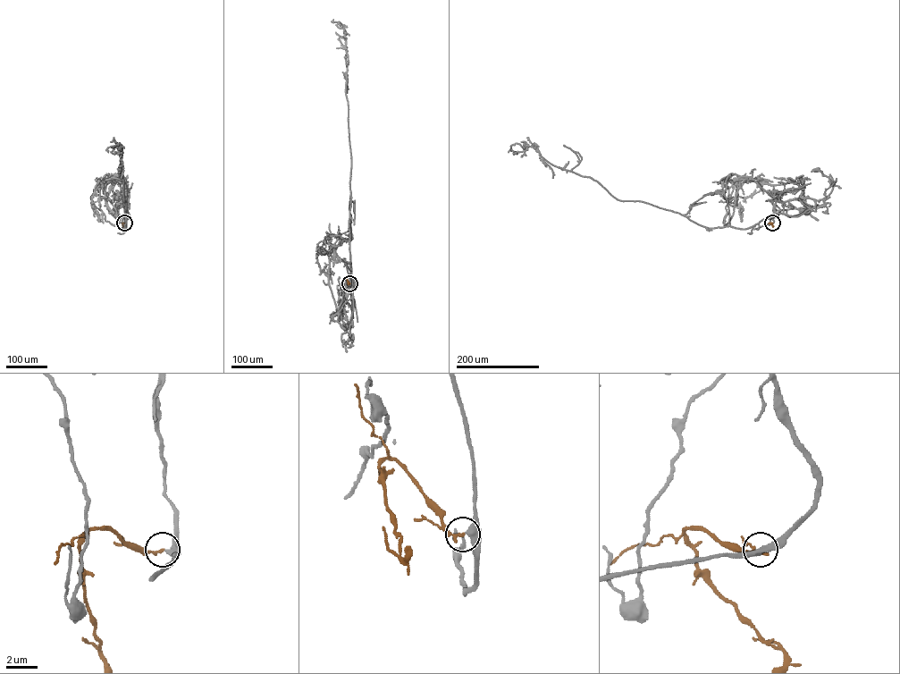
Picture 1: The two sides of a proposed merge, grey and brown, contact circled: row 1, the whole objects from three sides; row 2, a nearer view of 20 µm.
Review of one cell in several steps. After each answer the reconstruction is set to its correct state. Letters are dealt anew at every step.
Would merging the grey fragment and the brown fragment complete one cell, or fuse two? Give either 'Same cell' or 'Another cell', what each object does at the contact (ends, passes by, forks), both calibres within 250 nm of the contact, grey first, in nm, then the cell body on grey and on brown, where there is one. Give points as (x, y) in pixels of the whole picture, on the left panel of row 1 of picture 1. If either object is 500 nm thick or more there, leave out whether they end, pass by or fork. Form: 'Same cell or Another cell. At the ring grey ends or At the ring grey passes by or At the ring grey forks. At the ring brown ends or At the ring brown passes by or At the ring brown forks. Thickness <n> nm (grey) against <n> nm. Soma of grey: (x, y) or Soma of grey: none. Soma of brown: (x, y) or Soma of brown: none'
Same cell. At the ring grey passes by. At the ring brown ends. Thickness 360 nm (grey) against 240 nm. Soma of grey: (119, 170). Soma of brown: none

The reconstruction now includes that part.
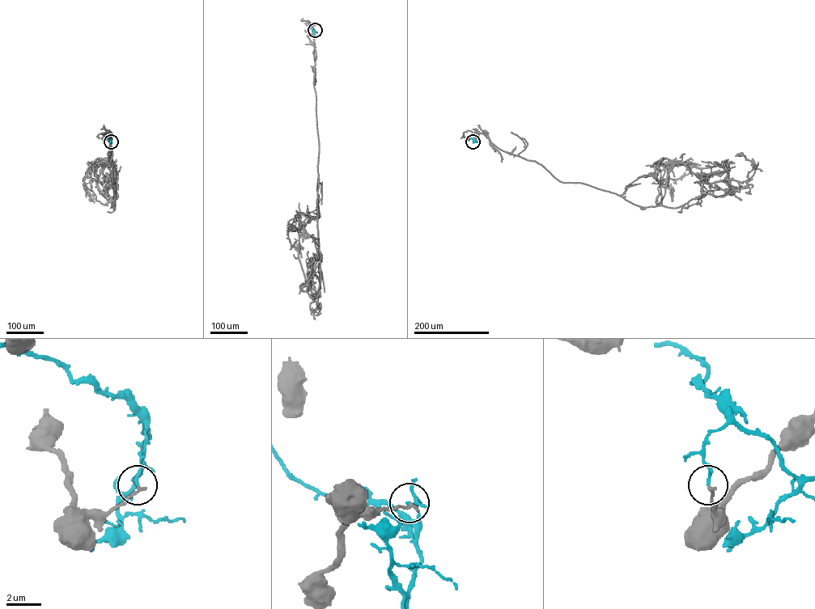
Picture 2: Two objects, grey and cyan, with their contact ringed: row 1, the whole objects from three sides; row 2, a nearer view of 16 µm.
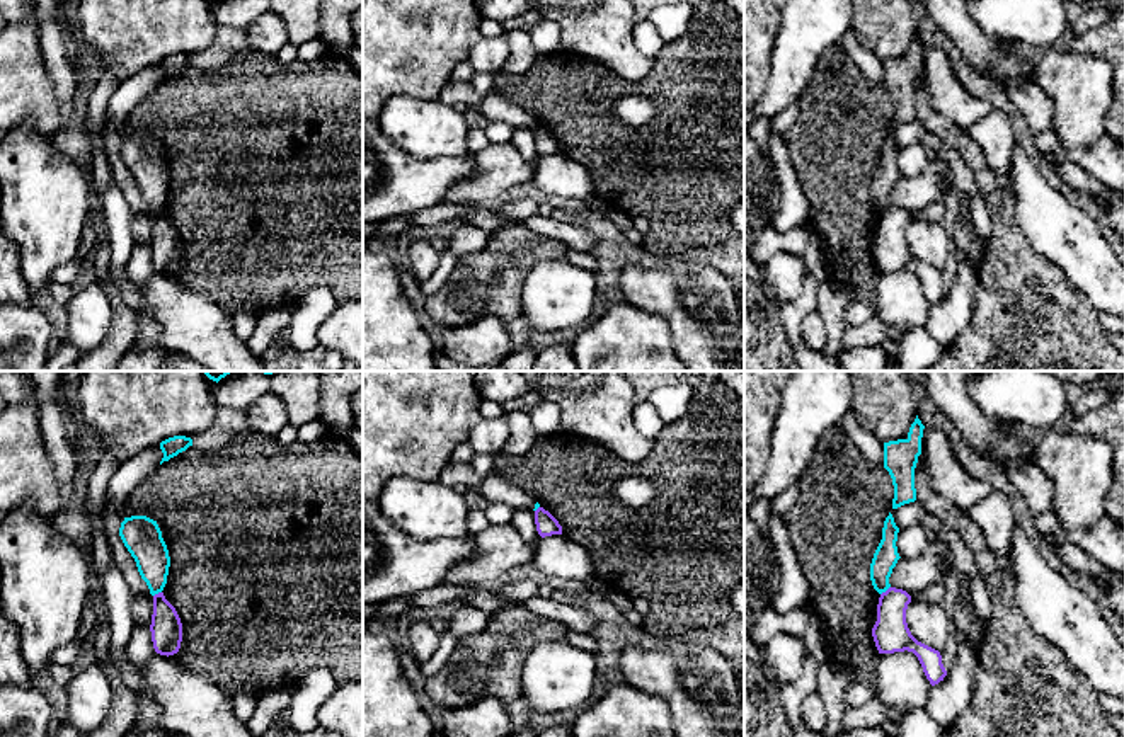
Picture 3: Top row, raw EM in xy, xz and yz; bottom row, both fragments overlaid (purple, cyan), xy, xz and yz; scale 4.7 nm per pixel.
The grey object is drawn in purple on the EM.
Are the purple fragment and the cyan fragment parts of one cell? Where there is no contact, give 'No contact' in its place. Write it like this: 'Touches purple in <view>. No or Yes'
Touches purple in yz. No

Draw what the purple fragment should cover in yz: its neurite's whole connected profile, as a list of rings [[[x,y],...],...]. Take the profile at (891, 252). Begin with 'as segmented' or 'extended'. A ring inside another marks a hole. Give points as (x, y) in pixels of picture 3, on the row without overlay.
as segmented; [[[889,206],[880,213],[877,223],[877,240],[872,247],[872,255],[879,272],[913,271],[932,305],[943,300],[947,289],[942,283],[938,269],[918,260],[906,242],[906,228],[911,214],[896,206]]]

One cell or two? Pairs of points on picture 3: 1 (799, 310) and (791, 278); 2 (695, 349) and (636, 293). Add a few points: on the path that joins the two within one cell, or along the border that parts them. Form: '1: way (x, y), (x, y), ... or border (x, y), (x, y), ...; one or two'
1: border (808, 273), (802, 291), (785, 300), (777, 312); two
2: way (692, 331), (654, 293); one

